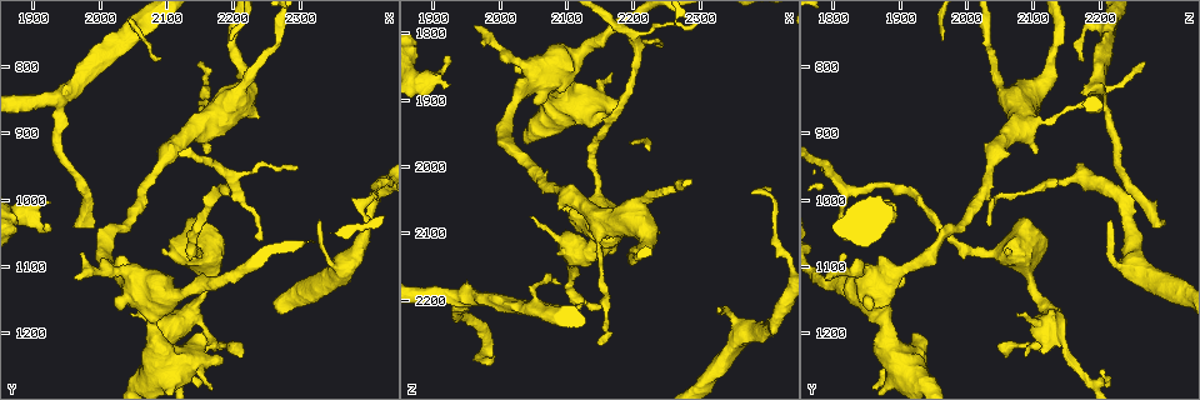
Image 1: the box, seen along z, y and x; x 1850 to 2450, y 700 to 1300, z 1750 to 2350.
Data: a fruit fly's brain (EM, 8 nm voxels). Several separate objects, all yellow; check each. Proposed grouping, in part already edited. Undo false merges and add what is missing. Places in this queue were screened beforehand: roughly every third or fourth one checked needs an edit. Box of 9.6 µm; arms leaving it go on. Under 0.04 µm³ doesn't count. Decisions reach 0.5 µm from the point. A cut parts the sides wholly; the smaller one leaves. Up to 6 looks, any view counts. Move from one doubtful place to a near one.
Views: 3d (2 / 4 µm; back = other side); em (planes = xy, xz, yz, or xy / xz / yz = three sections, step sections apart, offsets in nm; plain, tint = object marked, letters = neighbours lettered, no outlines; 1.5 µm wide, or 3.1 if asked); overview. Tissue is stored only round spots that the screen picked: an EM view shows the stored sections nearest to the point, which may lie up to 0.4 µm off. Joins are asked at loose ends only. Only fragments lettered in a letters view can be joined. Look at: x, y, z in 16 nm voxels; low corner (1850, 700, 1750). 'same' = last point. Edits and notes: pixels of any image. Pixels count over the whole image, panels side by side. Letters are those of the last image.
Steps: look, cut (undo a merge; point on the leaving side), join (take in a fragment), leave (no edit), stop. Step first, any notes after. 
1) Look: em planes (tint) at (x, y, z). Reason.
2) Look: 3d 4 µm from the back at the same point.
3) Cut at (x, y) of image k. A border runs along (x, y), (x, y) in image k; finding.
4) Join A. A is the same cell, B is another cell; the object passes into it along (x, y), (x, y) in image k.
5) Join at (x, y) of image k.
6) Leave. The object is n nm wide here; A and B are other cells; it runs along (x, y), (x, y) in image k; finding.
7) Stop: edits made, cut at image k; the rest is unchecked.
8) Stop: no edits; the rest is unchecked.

Look: em xy step 8 (letters) at (2145, 1080, 2020). Thick turns thin.

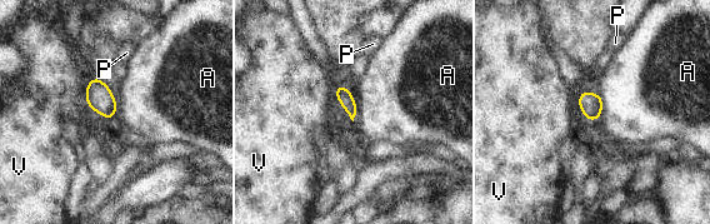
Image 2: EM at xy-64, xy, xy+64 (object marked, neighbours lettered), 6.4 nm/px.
Leave. The object is 140 nm wide here; A, P and V are other cells; a border runs along (599, 94), (601, 113), (598, 119) in image 2; continuous, no second cell.

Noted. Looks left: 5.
Look: 3d 2 µm at (1970, 1080, 1815).

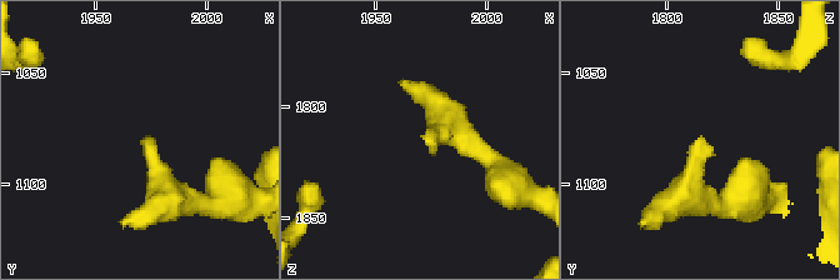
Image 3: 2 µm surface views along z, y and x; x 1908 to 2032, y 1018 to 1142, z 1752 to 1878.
Look: em planes (letters) at (1975, 1079, 1817). Need the tissue.

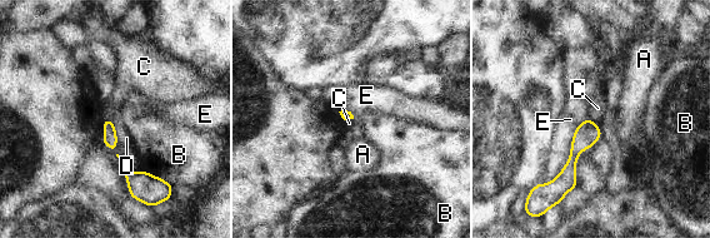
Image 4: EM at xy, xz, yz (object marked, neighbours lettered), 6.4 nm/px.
Leave. A, B, C, D and E are other cells; a border runs along (103, 118), (113, 120) in image 4; none of them fits.

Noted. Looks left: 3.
Look: em planes (letters) at (1960, 1040, 2295). End of a long branch.

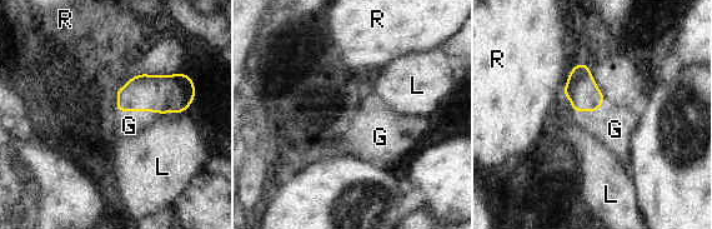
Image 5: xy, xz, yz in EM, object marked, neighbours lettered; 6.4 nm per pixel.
Join G. G is the same cell, L and R are other cells; the object passes into it along (161, 94), (158, 111), (129, 125) in image 5; the cell continues.

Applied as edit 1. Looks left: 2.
Stop: edits made, join at image 5; the rest is unchecked.

